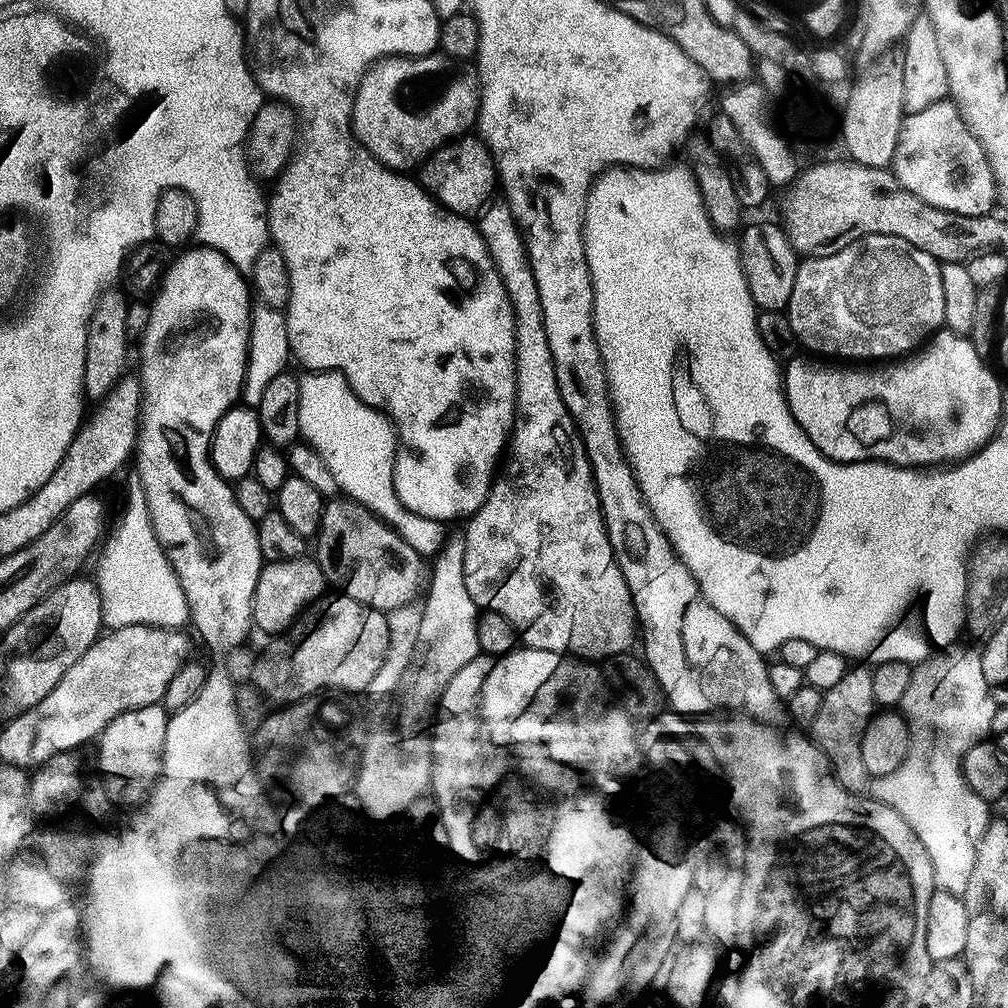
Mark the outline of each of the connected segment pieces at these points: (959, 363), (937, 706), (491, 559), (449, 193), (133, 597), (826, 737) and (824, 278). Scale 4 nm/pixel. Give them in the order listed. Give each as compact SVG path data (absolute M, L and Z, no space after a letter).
M940 330L919 350L879 366L835 368L832 362L815 364L812 360L789 359L782 368L788 409L794 414L798 426L806 430L810 442L814 442L820 453L831 460L841 460L844 464L882 460L922 469L958 462L983 448L995 436L1002 419L1000 407L1004 404L995 374L984 365L979 350L968 340L967 335Z
M960 647L939 649L913 667L910 686L906 689L906 698L902 705L908 729L912 732L910 750L902 766L898 766L894 774L879 781L879 795L886 798L887 803L899 807L902 818L906 818L908 825L926 846L926 854L930 854L930 862L934 866L937 885L957 894L967 889L976 848L980 845L980 839L990 819L989 801L968 785L962 765L973 746L989 735L990 722L998 707L982 672L981 653L976 648Z
M492 202L487 205L479 213L478 216L478 227L480 229L480 236L486 242L486 250L488 256L494 262L494 266L498 270L498 278L502 278L502 286L504 287L504 299L510 302L512 307L512 313L514 314L514 350L516 351L516 413L512 419L512 430L508 433L508 442L502 453L502 463L499 465L498 471L495 473L492 481L492 487L488 489L488 497L482 502L482 506L477 512L473 512L471 516L467 517L466 523L463 525L462 531L465 536L465 582L466 589L470 592L470 598L477 605L480 610L487 610L490 612L497 612L502 614L502 618L506 618L506 622L510 622L516 627L517 637L527 647L537 648L538 650L550 650L551 652L562 652L573 658L583 658L588 662L600 662L603 661L606 656L613 656L614 654L622 654L623 652L629 651L633 647L632 643L637 643L638 640L638 621L636 618L636 611L634 610L634 602L632 601L632 595L630 594L630 586L626 586L626 578L622 574L622 570L618 566L618 562L614 558L614 550L610 546L610 538L608 537L608 528L604 525L604 511L600 508L600 499L598 498L598 490L596 489L596 480L592 476L592 467L588 461L588 455L584 449L584 443L580 441L580 433L576 431L576 424L572 421L572 416L568 413L568 407L566 402L562 402L562 394L558 390L558 378L554 374L554 354L550 354L550 342L546 342L546 326L544 325L544 315L542 314L542 298L538 298L538 282L534 282L534 270L532 269L532 263L528 257L528 246L524 242L524 234L520 231L520 225L516 223L514 214L510 210L510 206L507 202Z
M472 134L437 148L427 160L423 161L419 172L419 183L423 184L432 199L440 201L452 212L461 214L479 213L493 199L492 191L497 191L498 188L496 164L492 161L492 153L488 151L483 140Z
M132 478L129 482L128 505L125 506L116 529L107 533L99 552L100 561L96 564L94 579L102 598L105 629L145 624L151 628L180 630L189 623L186 594L176 577L176 571L168 561L168 555L154 534L152 519L148 516L146 494L139 479Z
M849 667L844 677L824 693L818 718L814 718L810 726L810 736L816 747L824 753L838 783L848 792L864 794L869 791L867 788L870 777L865 763L862 762L862 734L878 705L874 698L872 668L860 667L864 668Z
M874 234L856 240L840 252L835 252L829 256L810 256L801 259L799 262L801 263L800 269L794 272L792 276L792 293L790 294L786 315L797 341L803 347L805 344L812 352L821 352L824 355L821 357L845 356L848 359L845 361L848 362L880 362L885 358L900 358L911 353L921 342L927 341L944 323L942 280L940 278L941 265L930 254L926 254L926 250L918 250L918 246L910 246L910 242L906 242L902 238L894 238L886 234Z

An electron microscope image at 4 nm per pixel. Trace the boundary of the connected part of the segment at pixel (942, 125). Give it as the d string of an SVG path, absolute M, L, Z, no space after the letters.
M948 98L933 100L936 101L924 109L905 115L890 170L910 194L930 206L938 206L938 210L950 210L963 216L987 216L998 204L990 162L962 118L958 105Z

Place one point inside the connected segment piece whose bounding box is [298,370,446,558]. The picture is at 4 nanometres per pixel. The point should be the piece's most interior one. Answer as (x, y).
(358, 443)

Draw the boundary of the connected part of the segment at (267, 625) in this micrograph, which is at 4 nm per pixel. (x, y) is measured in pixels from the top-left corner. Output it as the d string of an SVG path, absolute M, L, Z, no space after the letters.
M307 555L293 560L273 560L265 563L258 574L258 586L254 586L252 622L257 629L269 632L275 638L288 631L302 613L325 595L326 581L320 564Z

